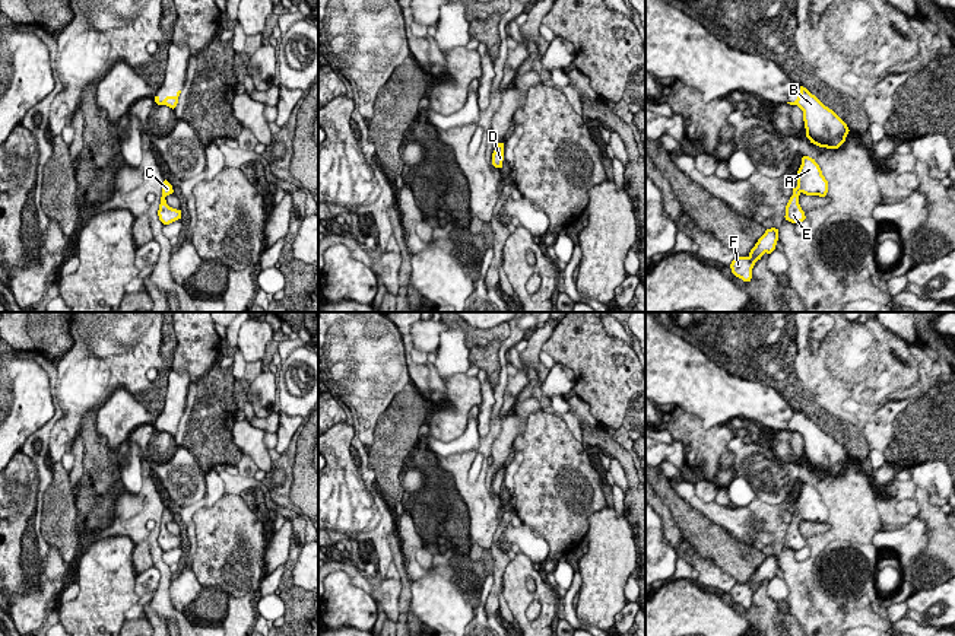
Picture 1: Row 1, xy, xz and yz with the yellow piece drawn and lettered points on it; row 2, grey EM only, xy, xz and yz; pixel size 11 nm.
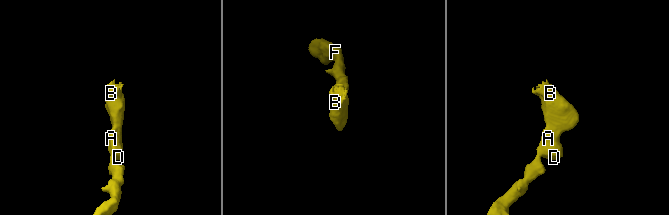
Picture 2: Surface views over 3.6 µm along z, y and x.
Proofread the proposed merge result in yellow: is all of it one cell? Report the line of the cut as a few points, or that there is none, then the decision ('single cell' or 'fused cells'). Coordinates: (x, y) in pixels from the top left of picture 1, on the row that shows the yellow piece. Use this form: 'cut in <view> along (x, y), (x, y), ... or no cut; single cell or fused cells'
no cut; single cell

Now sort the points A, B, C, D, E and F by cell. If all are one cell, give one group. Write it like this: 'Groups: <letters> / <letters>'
Groups: A B C D E F

